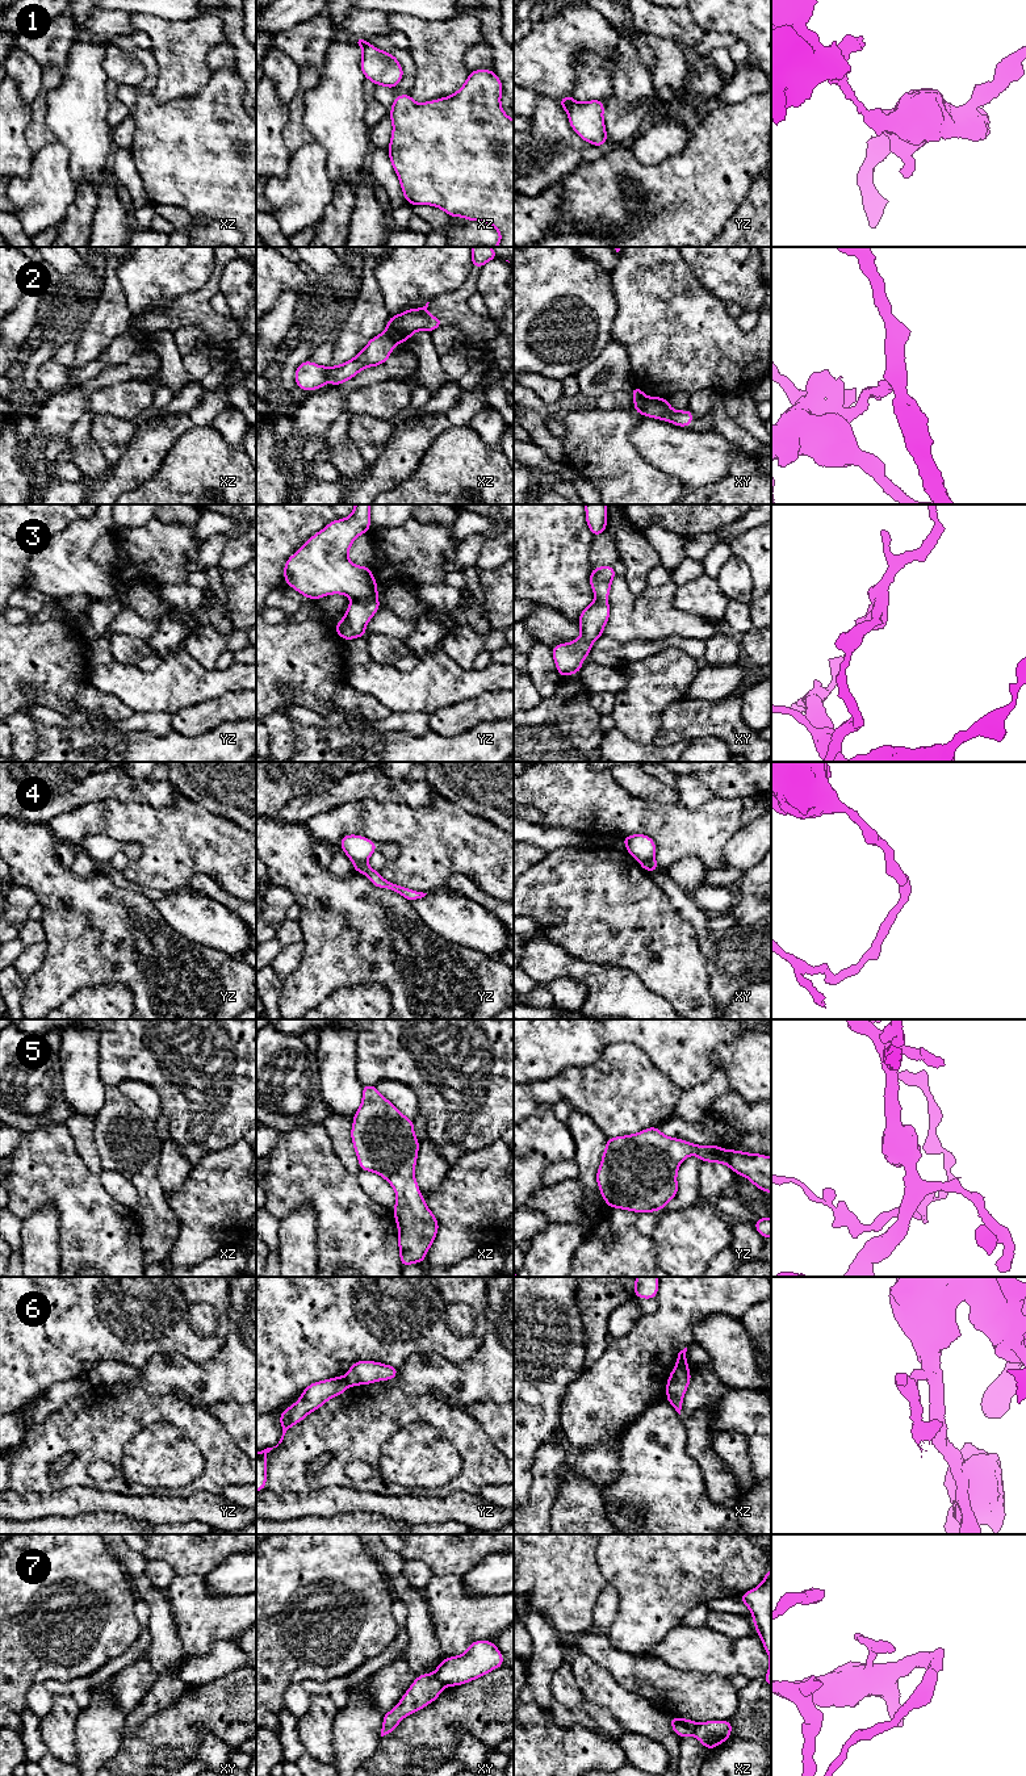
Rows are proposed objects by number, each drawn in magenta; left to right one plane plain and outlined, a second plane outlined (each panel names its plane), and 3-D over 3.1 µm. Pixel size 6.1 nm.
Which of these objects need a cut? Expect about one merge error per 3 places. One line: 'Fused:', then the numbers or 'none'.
Fused: 1, 2, 3, 4, 6, 7

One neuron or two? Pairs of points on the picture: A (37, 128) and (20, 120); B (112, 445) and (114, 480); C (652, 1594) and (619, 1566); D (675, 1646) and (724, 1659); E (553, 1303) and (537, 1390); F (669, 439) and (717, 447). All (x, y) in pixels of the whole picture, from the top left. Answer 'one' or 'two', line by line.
A: two
B: two
C: one
D: one
E: one
F: one

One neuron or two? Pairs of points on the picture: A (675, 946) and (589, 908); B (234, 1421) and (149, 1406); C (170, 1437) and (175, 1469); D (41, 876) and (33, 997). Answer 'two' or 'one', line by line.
A: one
B: two
C: one
D: one

